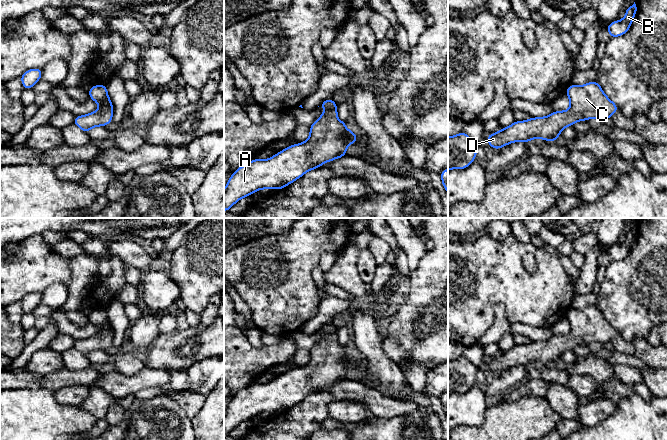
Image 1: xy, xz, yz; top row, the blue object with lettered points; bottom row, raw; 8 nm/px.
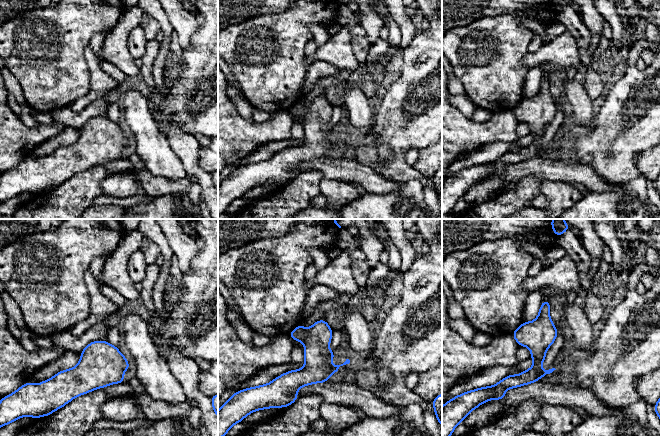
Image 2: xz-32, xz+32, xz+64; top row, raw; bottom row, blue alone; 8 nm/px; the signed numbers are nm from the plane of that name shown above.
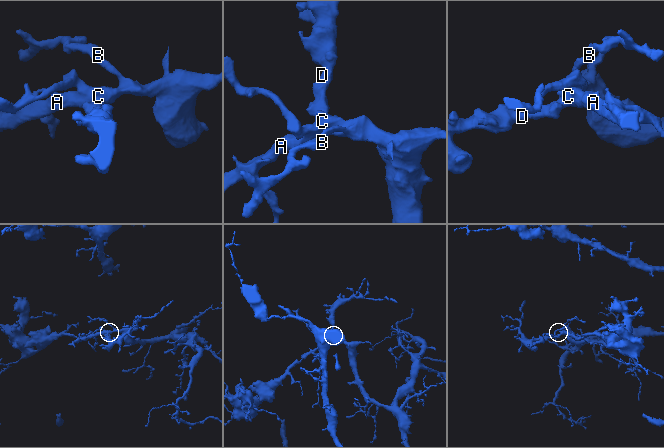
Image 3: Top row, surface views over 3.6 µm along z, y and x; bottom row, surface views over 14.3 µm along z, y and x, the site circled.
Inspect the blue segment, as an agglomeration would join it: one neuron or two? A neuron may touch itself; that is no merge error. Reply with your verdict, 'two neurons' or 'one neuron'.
one neuron

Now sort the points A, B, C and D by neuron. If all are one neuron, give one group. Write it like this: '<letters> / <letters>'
A B C D

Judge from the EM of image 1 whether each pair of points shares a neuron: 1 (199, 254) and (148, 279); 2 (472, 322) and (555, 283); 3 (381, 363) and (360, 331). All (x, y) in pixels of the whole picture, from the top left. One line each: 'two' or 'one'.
1: two
2: one
3: one

